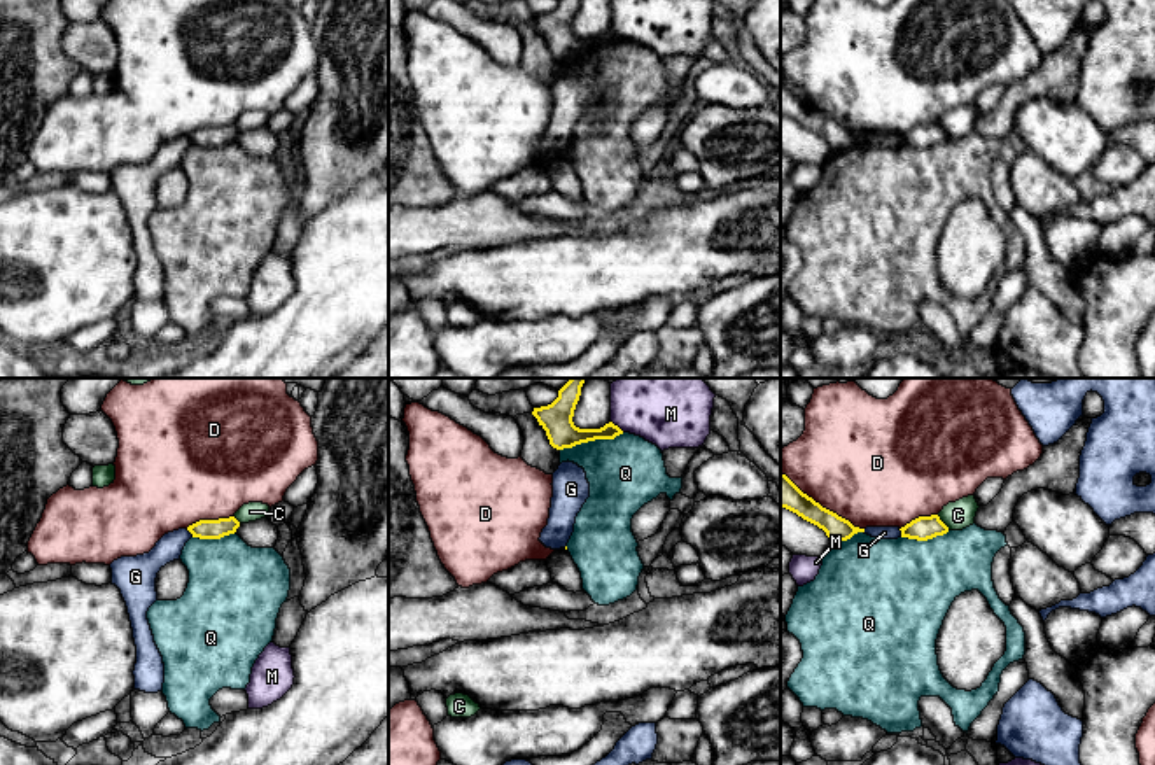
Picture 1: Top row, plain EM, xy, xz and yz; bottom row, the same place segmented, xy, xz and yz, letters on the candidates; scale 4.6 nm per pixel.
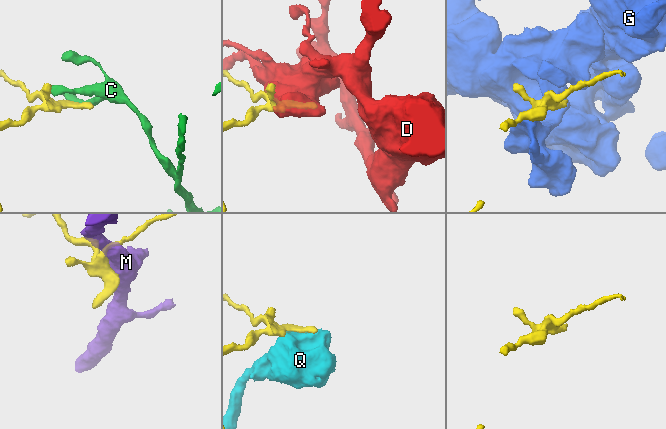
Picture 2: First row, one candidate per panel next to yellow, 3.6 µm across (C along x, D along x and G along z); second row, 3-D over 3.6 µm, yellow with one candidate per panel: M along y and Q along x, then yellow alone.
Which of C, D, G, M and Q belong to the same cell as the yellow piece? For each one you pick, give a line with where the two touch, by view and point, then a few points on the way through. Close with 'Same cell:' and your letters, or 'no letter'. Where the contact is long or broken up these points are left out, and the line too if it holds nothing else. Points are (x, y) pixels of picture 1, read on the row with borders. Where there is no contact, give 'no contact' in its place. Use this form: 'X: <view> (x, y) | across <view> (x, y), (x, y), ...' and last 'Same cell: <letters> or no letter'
Same cell: no letter

